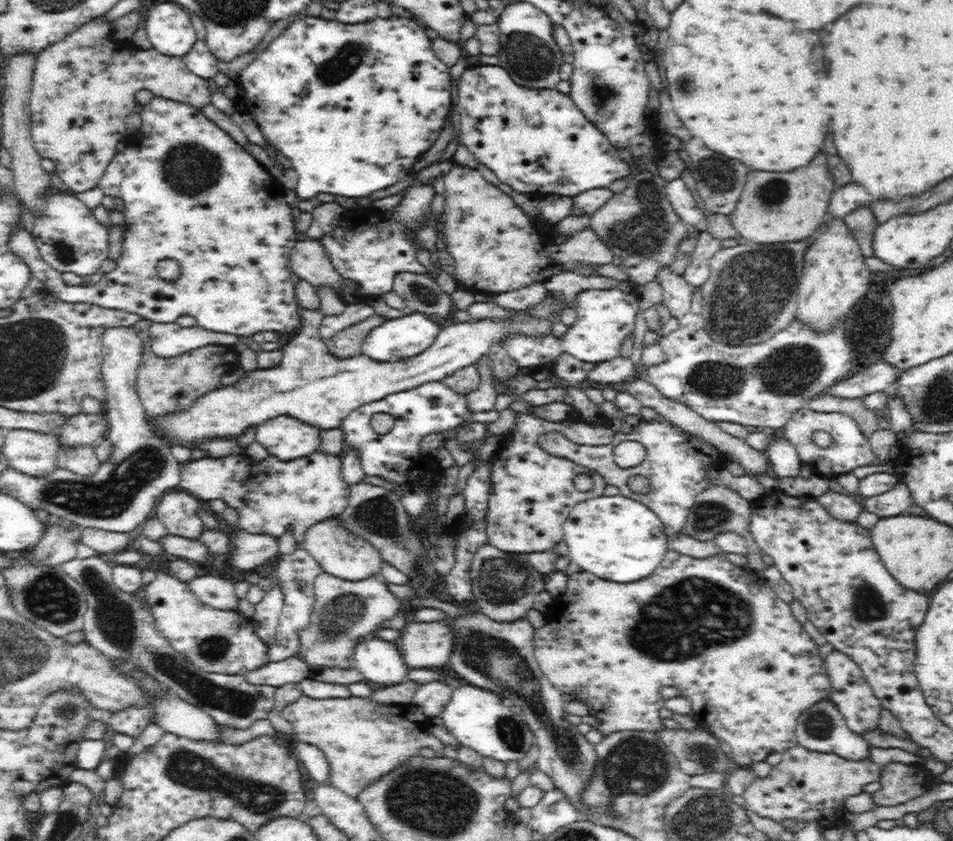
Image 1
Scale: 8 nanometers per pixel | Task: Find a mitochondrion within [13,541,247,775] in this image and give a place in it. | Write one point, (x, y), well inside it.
(49, 598)

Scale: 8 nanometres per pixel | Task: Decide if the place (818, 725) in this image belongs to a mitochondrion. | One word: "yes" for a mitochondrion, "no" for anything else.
yes

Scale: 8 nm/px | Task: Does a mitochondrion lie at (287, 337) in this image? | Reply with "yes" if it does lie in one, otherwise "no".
no

